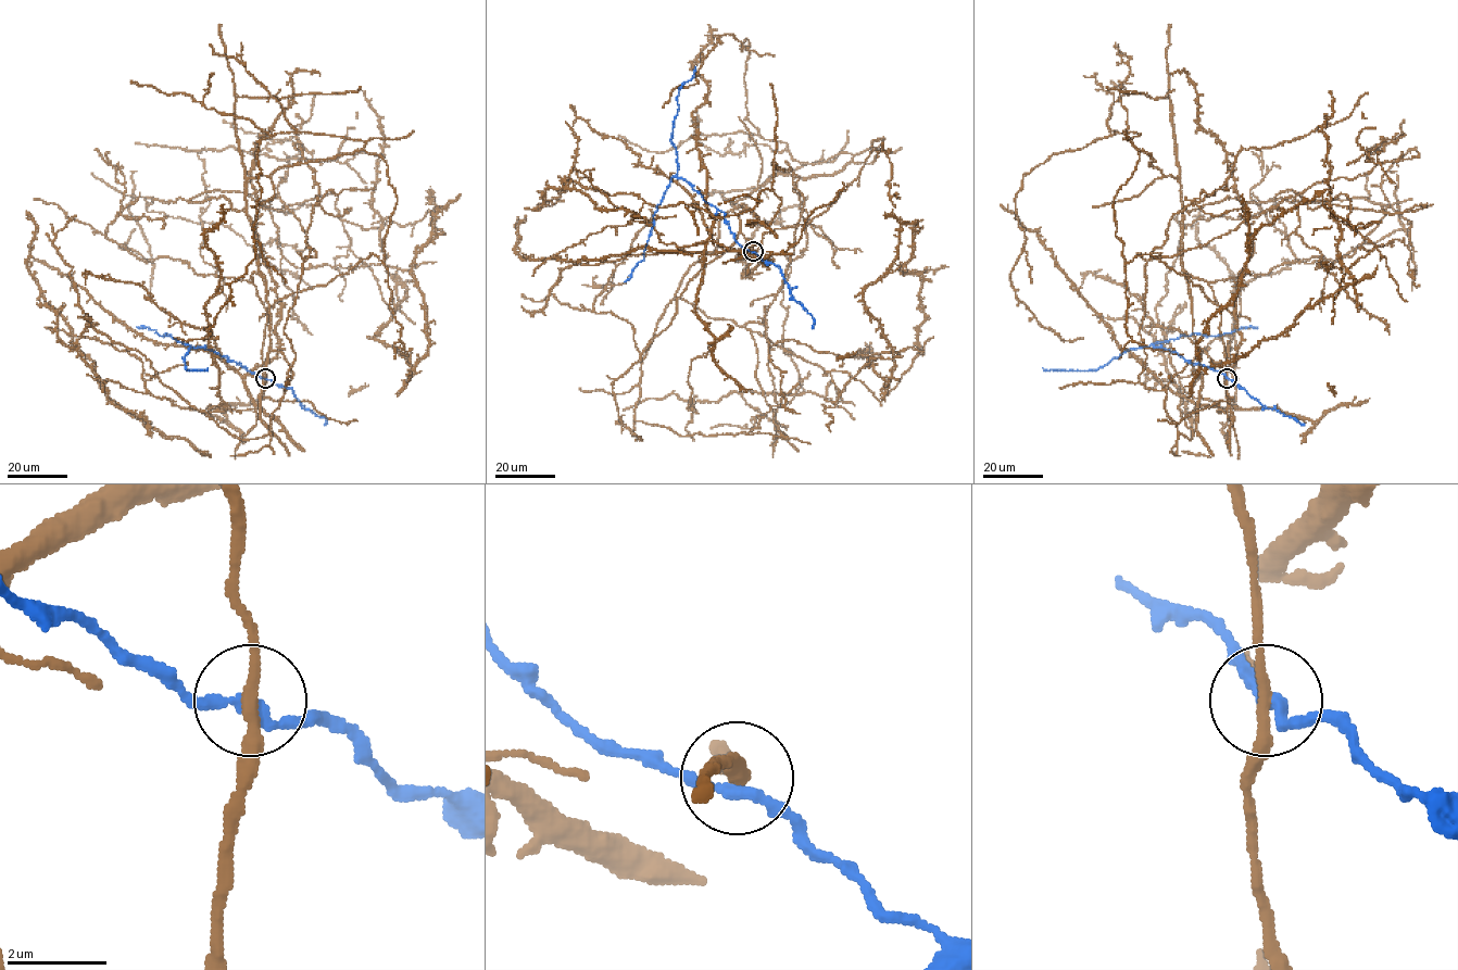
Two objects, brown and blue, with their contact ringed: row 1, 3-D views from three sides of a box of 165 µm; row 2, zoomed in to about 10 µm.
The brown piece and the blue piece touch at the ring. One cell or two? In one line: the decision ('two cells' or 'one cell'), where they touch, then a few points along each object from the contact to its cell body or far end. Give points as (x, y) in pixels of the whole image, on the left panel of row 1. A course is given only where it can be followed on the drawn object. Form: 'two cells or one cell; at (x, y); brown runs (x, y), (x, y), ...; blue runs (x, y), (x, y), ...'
two cells; at (265, 378); brown runs (265, 378), (252, 219), (202, 192), (364, 229), (431, 193), (427, 353), (375, 338), (405, 287), (365, 90); blue runs (265, 378), (226, 356), (185, 344), (165, 334), (160, 336), (147, 326), (137, 327)

